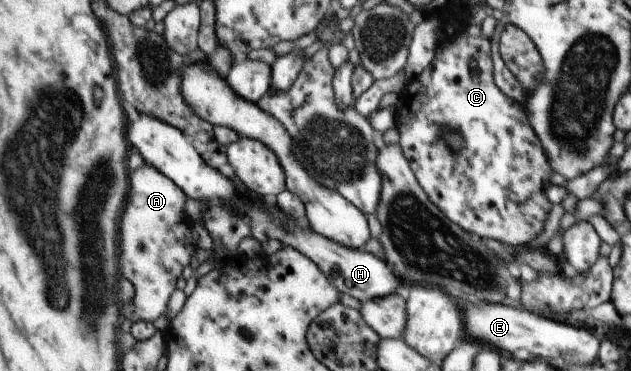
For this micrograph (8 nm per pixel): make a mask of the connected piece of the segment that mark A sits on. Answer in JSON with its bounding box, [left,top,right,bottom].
[121,164,195,324]

